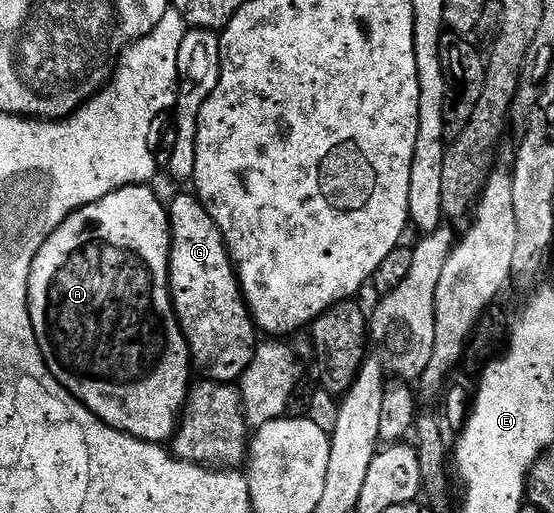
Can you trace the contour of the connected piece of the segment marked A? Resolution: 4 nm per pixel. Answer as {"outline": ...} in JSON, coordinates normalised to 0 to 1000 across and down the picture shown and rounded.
{"outline":[[[269,359],[226,361],[220,368],[188,380],[188,388],[126,415],[123,427],[116,427],[116,435],[101,442],[96,458],[85,462],[58,513],[51,544],[51,593],[54,593],[61,651],[92,731],[152,795],[164,797],[190,828],[200,828],[218,844],[238,848],[255,860],[300,864],[312,854],[325,827],[325,807],[336,788],[336,768],[347,756],[347,741],[343,743],[347,706],[336,655],[329,651],[321,618],[314,610],[314,585],[307,579],[307,419],[296,392],[291,392],[271,366]]]}

